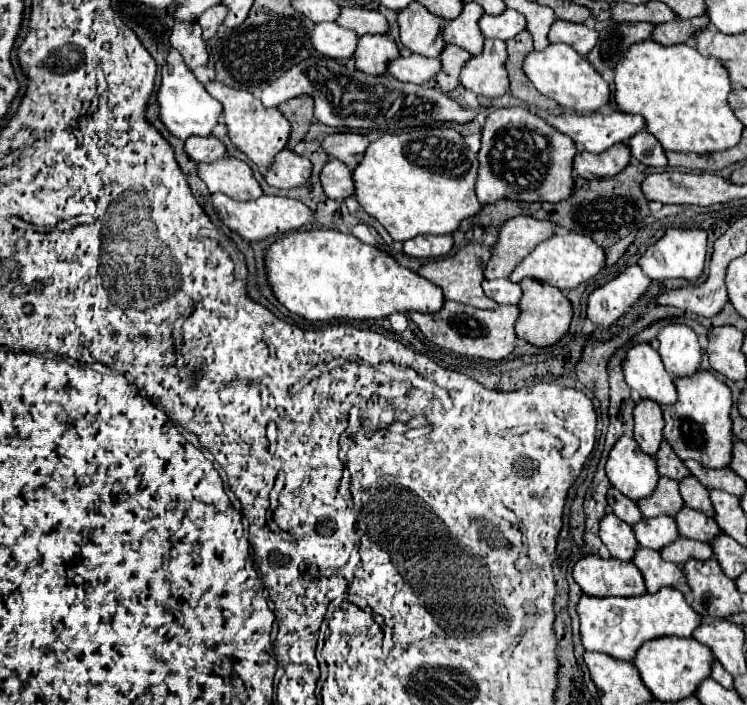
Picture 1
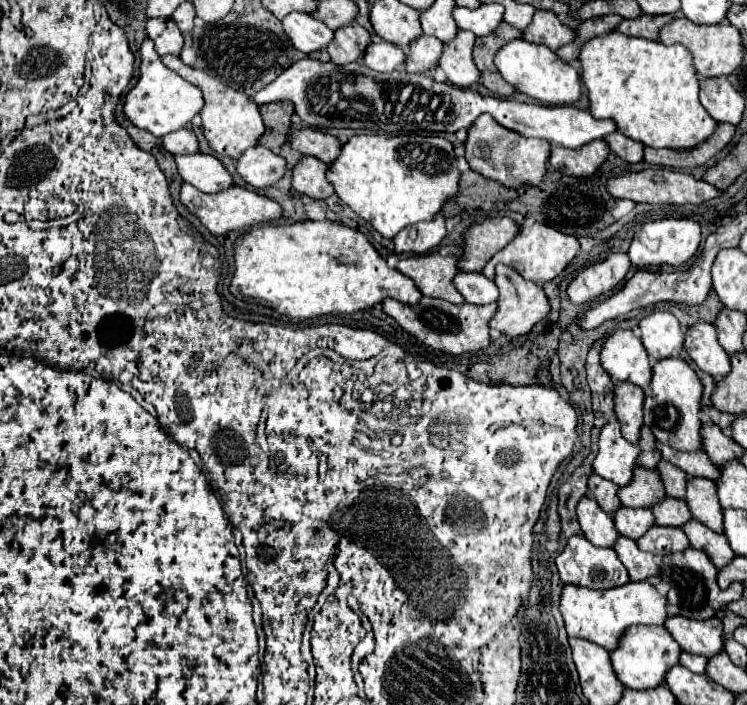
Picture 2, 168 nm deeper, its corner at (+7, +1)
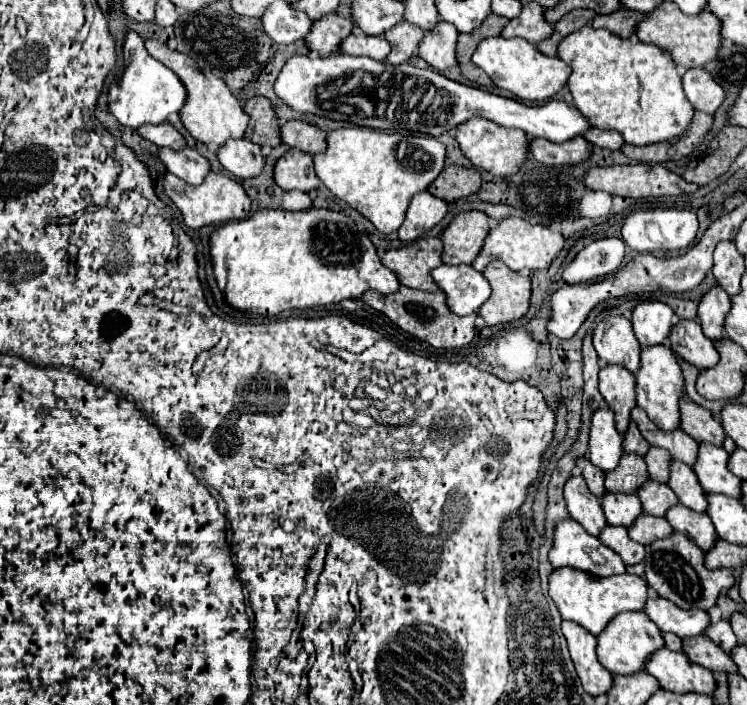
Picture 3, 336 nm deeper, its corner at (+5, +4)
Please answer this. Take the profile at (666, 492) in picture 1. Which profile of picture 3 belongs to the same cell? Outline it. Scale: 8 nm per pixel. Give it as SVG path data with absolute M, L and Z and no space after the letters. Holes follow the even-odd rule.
M624 453L624 457L620 457L620 465L604 473L604 485L612 493L636 493L646 479L646 463L636 453Z

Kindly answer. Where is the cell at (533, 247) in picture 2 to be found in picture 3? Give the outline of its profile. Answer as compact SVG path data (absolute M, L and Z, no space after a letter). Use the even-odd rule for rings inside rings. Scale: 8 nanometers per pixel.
M508 217L500 223L492 225L488 231L488 237L484 239L484 245L480 249L480 255L474 259L472 267L476 271L484 269L490 261L500 259L514 271L536 271L536 269L548 269L554 257L564 247L564 237L556 231L550 231L544 225L530 225L528 221L520 217Z

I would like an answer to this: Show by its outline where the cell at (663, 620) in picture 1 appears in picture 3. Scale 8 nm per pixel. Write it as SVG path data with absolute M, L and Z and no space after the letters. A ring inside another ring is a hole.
M560 567L554 569L548 577L548 593L556 603L562 619L574 621L592 635L598 635L614 615L624 611L642 611L644 601L648 599L648 585L644 583L642 577L630 573L612 575L612 577L592 577L580 569ZM584 607L616 607L616 611L612 611L612 615L578 615Z

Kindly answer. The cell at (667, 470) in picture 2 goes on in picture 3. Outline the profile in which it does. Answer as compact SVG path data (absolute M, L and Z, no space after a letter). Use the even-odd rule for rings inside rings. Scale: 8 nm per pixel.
M650 447L650 451L644 455L648 475L652 481L658 483L668 483L668 463L670 463L670 453L662 447Z

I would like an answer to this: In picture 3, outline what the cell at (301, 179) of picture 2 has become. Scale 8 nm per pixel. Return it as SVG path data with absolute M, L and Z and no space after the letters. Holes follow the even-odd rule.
M290 149L274 163L274 181L282 189L312 191L320 185L320 179L314 173L314 161L310 153Z

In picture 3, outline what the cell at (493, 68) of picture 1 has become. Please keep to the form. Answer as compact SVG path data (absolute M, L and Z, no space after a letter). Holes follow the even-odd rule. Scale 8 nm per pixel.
M438 21L434 29L424 33L424 41L418 45L418 57L422 57L436 71L446 71L456 61L456 37L458 31L446 21Z

